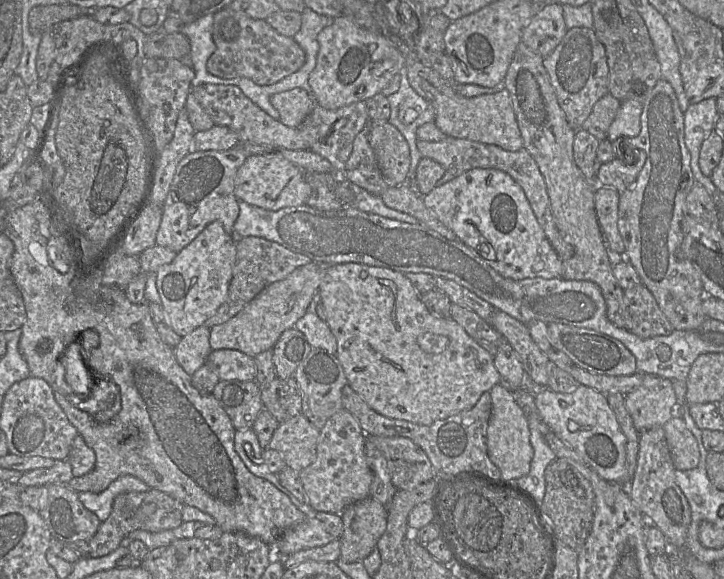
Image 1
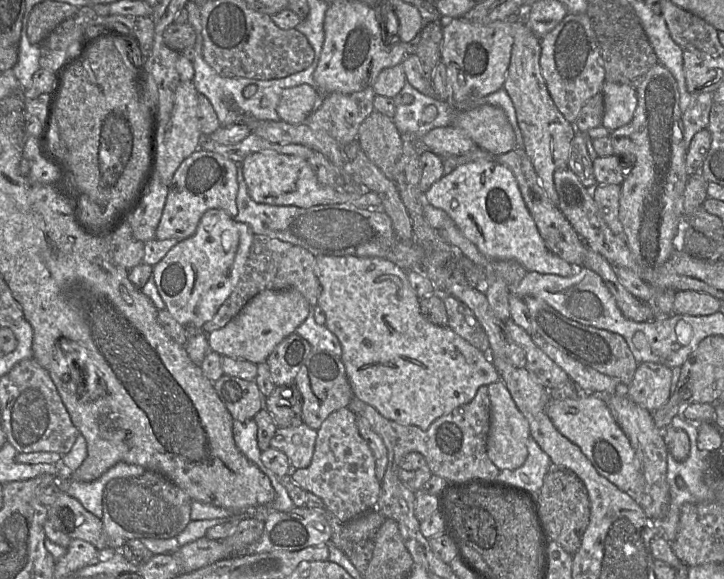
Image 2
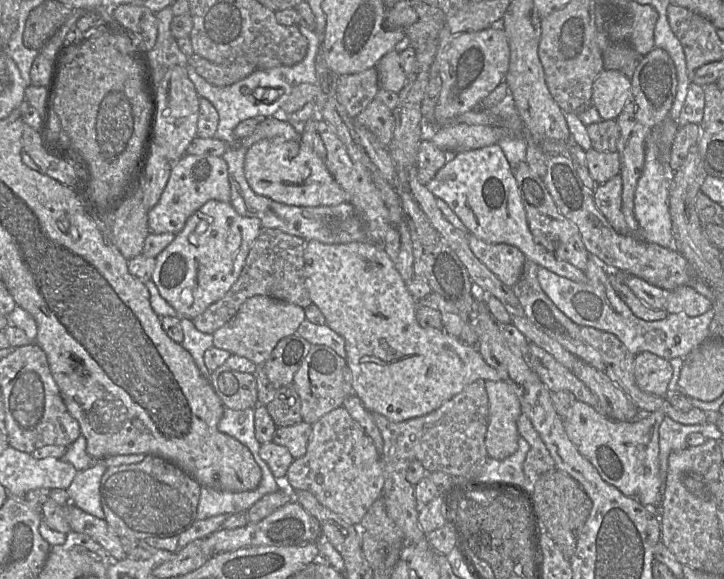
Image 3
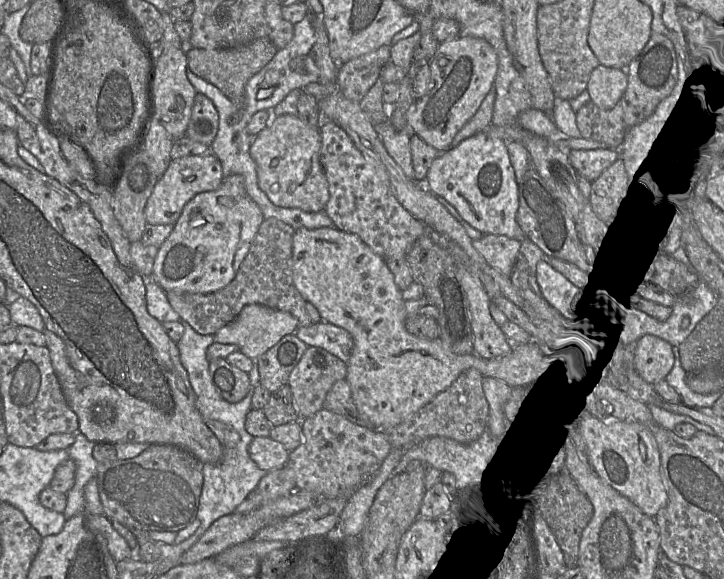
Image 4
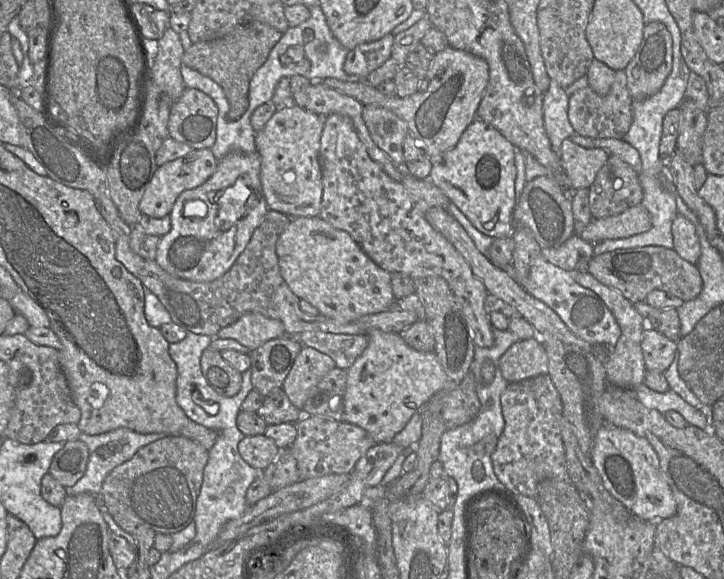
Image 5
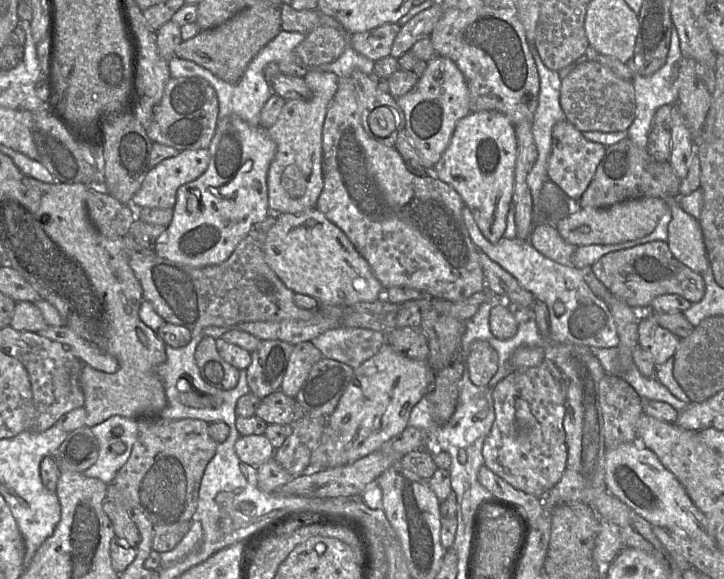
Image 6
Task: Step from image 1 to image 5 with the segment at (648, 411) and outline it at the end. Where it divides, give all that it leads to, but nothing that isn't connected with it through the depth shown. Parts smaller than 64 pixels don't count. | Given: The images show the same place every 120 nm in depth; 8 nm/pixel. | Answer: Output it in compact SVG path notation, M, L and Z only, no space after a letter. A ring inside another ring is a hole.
M648 326L643 330L641 347L646 370L664 373L673 362L677 341Z

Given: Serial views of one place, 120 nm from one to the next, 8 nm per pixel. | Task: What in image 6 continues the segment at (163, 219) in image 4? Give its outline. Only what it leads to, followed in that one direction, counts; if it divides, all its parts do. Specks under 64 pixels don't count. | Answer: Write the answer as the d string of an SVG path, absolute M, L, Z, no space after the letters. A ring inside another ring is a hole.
M208 149L183 150L163 160L150 168L133 203L140 208L173 208L178 188L201 176L209 162Z

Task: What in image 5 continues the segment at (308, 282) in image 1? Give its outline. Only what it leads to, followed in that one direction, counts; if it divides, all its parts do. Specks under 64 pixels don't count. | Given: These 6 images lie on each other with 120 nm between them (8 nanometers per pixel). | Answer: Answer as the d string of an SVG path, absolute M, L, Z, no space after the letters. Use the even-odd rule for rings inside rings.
M251 312L219 330L216 337L234 339L250 350L254 350L265 342L285 334L285 327L281 321Z

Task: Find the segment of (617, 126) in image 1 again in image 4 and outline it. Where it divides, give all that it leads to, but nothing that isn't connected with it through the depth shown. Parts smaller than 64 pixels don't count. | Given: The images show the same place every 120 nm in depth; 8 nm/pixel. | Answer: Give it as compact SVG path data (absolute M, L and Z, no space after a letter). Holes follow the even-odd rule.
M599 64L591 73L587 91L598 108L610 110L621 101L627 85L628 76L625 70Z

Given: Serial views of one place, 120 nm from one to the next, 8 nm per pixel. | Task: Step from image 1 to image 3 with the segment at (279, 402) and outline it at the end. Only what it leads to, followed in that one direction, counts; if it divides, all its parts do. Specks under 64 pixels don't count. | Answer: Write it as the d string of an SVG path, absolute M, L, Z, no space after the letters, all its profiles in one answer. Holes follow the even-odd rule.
M293 383L277 389L265 406L277 427L293 426L303 421L301 400Z

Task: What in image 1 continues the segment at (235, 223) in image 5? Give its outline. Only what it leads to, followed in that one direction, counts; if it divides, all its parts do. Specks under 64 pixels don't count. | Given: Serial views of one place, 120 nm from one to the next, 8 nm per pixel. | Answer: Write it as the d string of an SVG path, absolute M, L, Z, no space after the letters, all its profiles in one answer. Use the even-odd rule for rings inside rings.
M220 221L209 223L187 246L176 253L168 264L158 267L155 272L156 287L161 305L172 329L181 337L188 335L204 323L217 311L226 299L232 278L232 269L236 257L236 242L227 234Z

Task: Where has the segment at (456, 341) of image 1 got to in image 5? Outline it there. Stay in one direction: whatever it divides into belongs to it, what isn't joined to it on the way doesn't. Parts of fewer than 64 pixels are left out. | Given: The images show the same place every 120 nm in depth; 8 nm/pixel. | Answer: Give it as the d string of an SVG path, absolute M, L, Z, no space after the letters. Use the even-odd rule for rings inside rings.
M320 216L292 218L279 236L276 253L281 276L290 290L299 298L310 302L319 313L347 323L358 318L383 312L395 301L391 288L391 274L375 264L346 231L337 229ZM374 328L367 335L366 349L347 369L344 421L363 428L376 444L391 442L413 414L425 405L434 394L442 390L447 376L434 352L420 352L411 348L399 333L388 333ZM536 334L513 344L500 358L499 367L509 383L548 374L548 357L541 338Z

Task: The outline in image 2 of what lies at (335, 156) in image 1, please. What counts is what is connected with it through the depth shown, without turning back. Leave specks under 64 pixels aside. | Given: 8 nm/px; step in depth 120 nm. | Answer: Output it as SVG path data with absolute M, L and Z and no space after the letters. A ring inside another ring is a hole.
M372 86L351 94L331 93L324 95L320 107L313 110L304 123L313 130L327 132L333 137L338 145L343 148L352 141L357 140L360 124L373 110L375 93Z

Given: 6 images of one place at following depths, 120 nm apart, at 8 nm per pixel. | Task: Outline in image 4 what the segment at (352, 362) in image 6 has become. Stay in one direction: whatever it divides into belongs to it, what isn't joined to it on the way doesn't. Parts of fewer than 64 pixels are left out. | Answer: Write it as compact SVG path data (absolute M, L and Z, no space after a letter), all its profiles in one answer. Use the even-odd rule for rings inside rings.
M321 321L300 326L295 334L307 346L321 347L346 364L350 359L354 342L351 334L344 328Z

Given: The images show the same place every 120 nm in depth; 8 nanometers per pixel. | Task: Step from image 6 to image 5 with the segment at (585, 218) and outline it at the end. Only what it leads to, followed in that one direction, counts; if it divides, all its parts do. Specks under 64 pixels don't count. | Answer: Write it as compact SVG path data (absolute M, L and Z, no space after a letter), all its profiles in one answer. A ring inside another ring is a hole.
M638 204L621 214L593 218L579 237L591 244L610 239L627 238L648 231L652 226L651 216L647 209Z

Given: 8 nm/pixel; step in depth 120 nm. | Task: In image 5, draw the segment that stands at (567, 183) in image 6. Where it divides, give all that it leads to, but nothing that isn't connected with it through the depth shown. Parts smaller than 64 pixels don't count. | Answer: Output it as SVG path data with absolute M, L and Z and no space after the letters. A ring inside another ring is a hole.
M566 138L561 143L560 160L569 180L569 195L581 188L589 188L609 154L601 148L584 148Z

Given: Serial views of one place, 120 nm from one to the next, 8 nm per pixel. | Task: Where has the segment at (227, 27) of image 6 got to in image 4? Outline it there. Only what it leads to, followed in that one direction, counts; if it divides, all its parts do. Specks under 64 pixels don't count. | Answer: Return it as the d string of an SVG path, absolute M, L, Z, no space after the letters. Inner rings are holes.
M265 38L227 49L191 48L186 52L187 67L198 77L216 86L232 102L235 113L231 114L229 123L235 124L240 120L246 104L246 83L271 61L277 51L274 44Z

